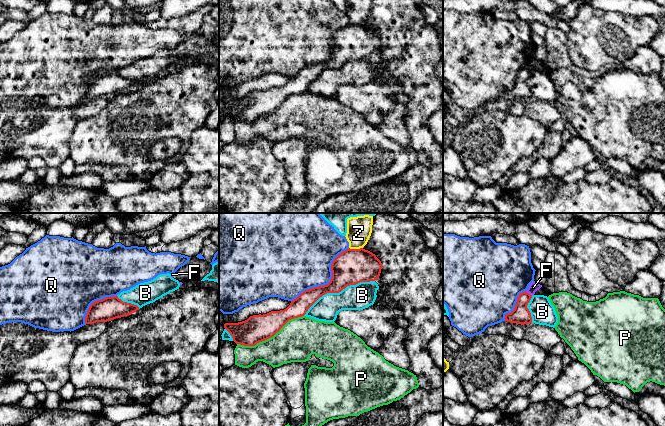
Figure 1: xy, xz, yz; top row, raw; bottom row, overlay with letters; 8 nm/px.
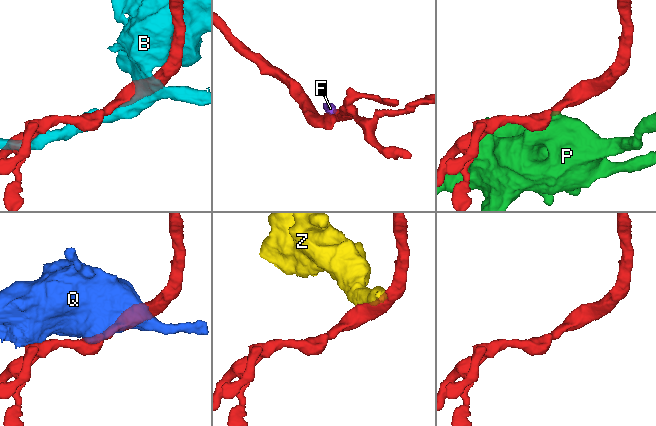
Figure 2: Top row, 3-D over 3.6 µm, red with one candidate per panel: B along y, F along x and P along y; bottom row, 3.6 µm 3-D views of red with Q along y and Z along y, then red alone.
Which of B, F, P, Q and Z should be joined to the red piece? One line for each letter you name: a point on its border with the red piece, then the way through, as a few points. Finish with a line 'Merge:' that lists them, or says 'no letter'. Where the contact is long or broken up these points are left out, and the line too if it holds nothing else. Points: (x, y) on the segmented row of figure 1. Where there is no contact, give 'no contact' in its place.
Merge: no letter

